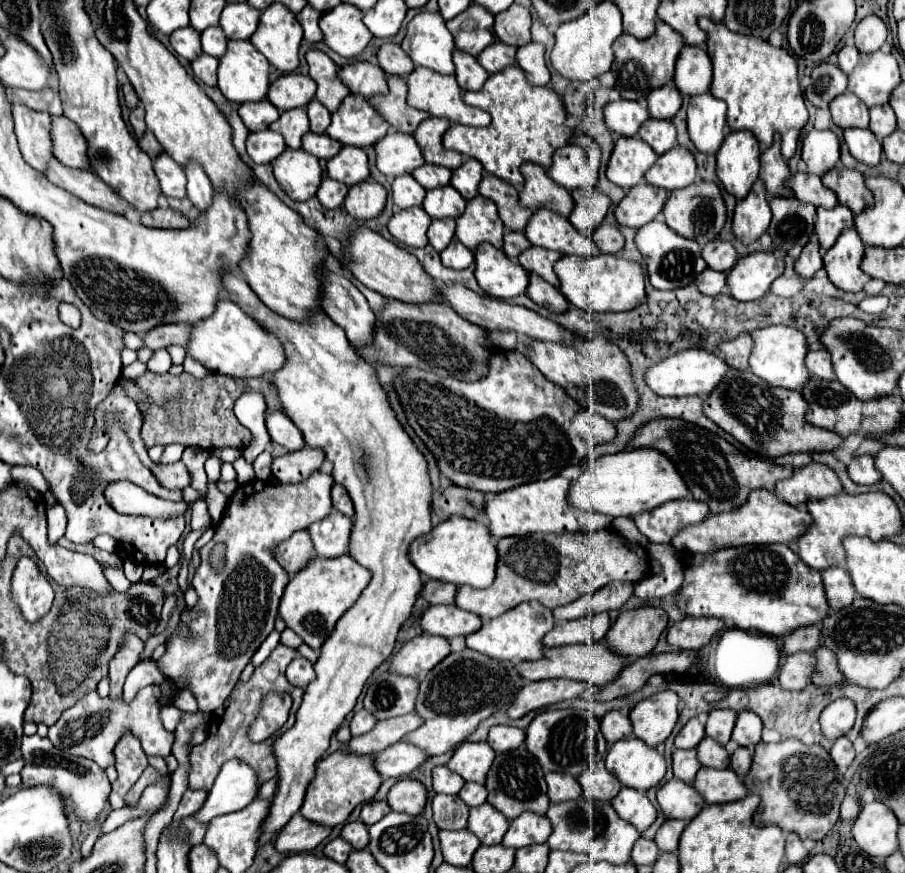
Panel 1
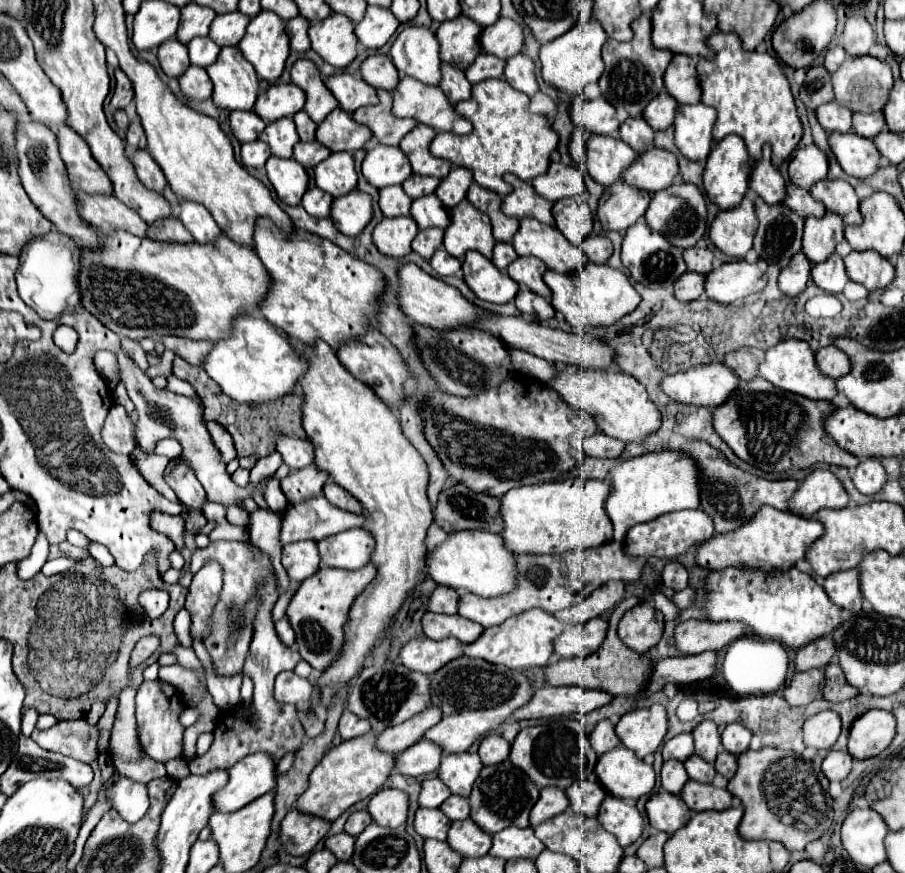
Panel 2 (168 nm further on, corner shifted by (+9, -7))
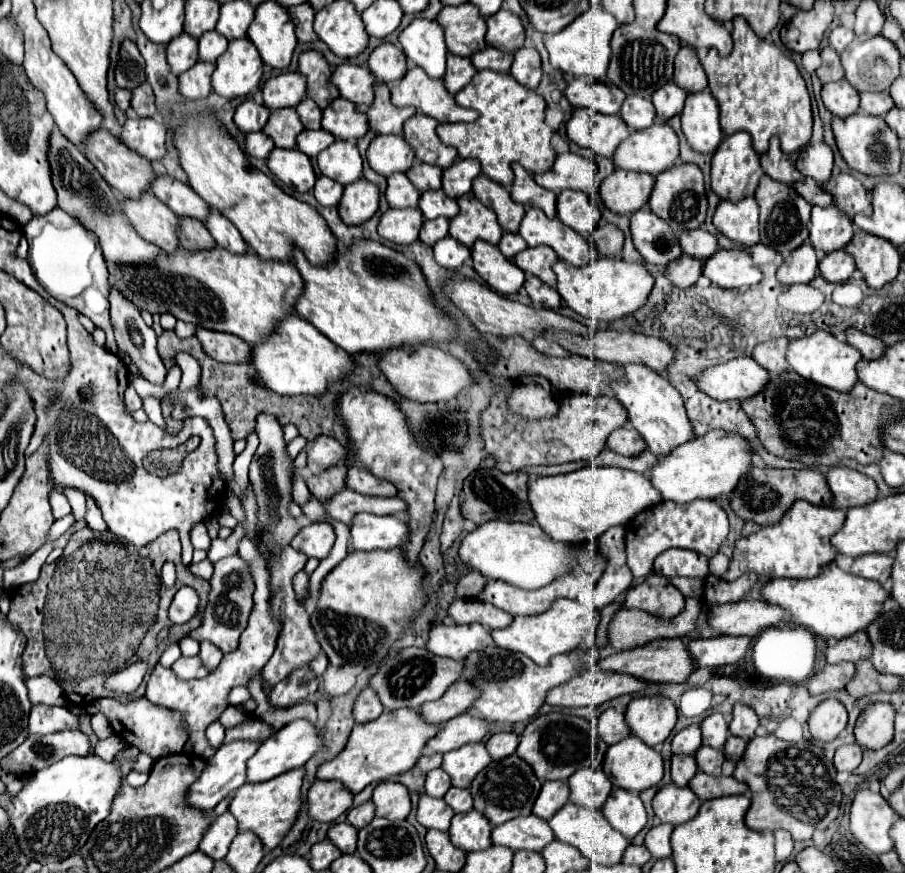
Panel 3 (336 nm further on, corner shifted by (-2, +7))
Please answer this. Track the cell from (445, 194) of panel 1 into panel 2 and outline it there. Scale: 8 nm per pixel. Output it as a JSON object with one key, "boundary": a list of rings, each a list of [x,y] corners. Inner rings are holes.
{"boundary":[[[436,194],[430,196],[422,196],[418,200],[412,202],[412,210],[410,210],[412,218],[416,220],[418,228],[446,228],[450,222],[450,214],[444,208],[444,204],[440,202],[440,198],[436,198]]]}

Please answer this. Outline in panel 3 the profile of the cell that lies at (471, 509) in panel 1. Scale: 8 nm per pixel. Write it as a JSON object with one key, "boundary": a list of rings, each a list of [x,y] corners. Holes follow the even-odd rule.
{"boundary":[[[483,468],[473,472],[471,476],[467,476],[465,484],[463,484],[463,506],[461,506],[461,514],[463,518],[479,524],[485,524],[489,520],[505,520],[505,522],[533,522],[535,514],[531,510],[529,498],[527,498],[527,484],[529,484],[529,476],[525,472],[511,472],[505,474],[497,468]]]}

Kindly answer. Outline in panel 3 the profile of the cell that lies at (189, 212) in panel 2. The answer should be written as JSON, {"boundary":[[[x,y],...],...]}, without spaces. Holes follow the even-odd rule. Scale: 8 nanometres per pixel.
{"boundary":[[[211,210],[205,224],[207,224],[207,230],[211,232],[211,236],[215,238],[219,248],[225,248],[233,254],[245,254],[247,252],[247,244],[241,238],[239,230],[225,216],[219,216],[219,212]]]}

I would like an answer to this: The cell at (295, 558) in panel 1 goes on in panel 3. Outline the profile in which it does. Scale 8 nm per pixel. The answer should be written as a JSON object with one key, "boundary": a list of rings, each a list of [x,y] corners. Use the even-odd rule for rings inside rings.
{"boundary":[[[317,522],[301,528],[301,532],[291,540],[291,546],[299,552],[305,552],[309,558],[327,558],[329,550],[333,548],[335,532],[333,526],[327,522]]]}

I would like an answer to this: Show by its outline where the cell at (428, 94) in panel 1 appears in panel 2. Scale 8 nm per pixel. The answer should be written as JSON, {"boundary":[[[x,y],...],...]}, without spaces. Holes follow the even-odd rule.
{"boundary":[[[404,76],[396,90],[392,90],[394,96],[394,108],[392,114],[400,118],[414,118],[416,122],[422,122],[426,126],[432,126],[436,132],[454,132],[454,134],[468,134],[472,130],[472,124],[468,118],[456,114],[454,106],[448,102],[440,86],[426,86],[424,82],[418,82],[416,78]]]}

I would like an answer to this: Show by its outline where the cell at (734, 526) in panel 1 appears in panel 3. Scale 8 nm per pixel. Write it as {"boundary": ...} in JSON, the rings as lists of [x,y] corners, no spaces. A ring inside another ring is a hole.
{"boundary":[[[795,502],[783,522],[775,526],[763,526],[759,532],[735,542],[733,560],[722,578],[733,581],[751,572],[767,578],[815,578],[837,558],[831,536],[839,532],[843,522],[845,510]]]}

